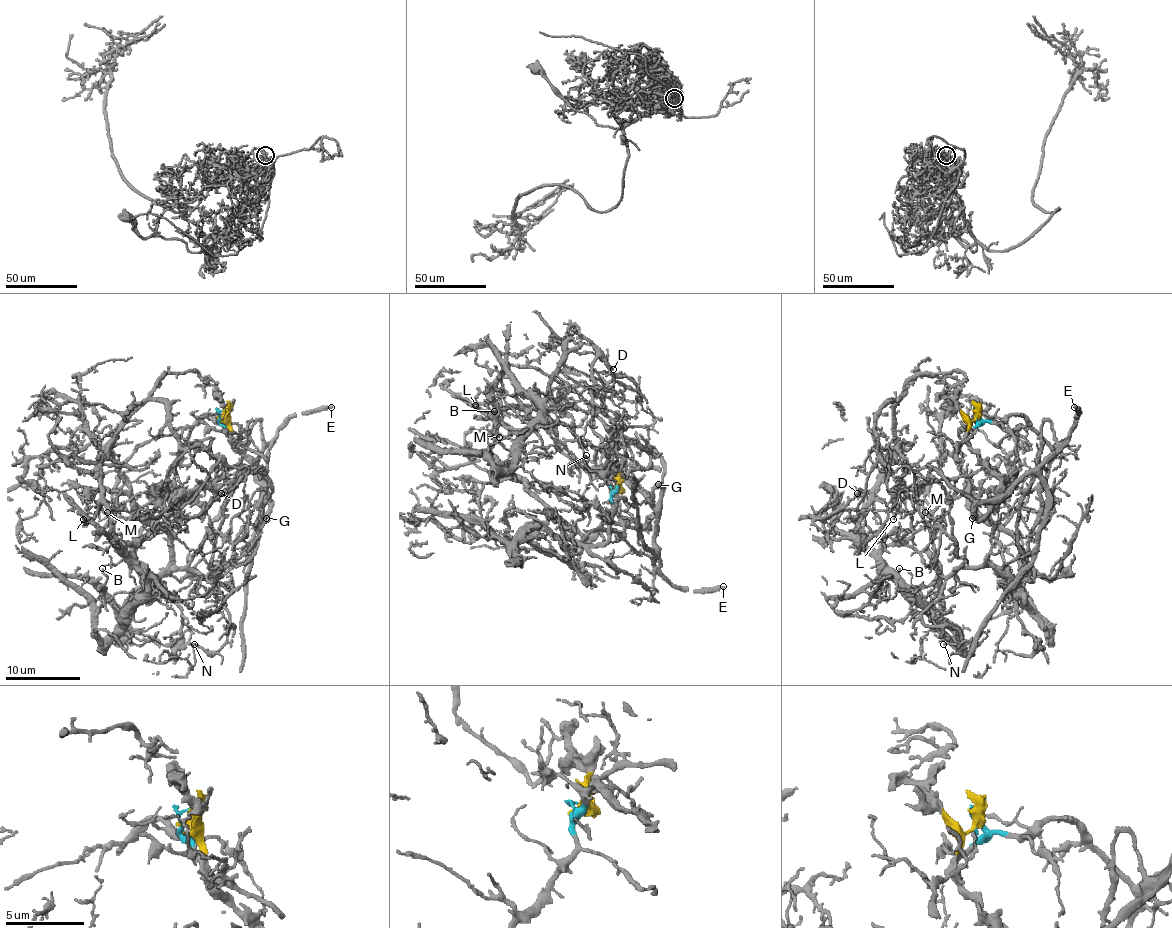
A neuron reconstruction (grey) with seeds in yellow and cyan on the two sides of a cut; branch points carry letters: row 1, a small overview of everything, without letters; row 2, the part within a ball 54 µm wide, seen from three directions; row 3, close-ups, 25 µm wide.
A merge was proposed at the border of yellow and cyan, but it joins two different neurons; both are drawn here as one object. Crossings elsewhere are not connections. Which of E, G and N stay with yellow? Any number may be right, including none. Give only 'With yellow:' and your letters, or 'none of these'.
With yellow: E, G

